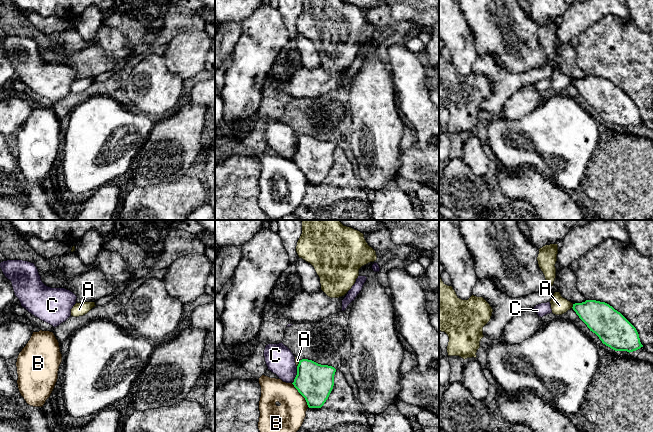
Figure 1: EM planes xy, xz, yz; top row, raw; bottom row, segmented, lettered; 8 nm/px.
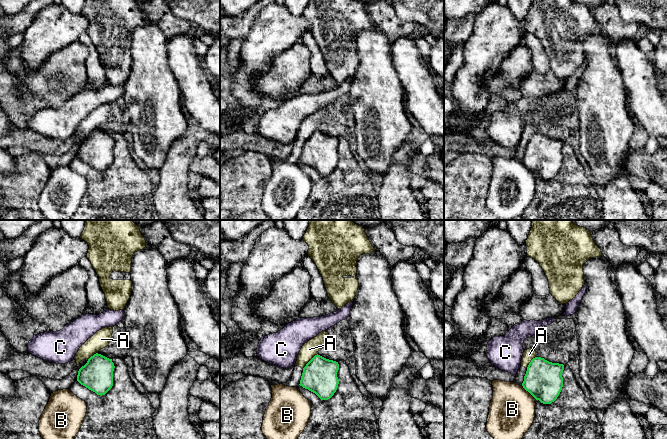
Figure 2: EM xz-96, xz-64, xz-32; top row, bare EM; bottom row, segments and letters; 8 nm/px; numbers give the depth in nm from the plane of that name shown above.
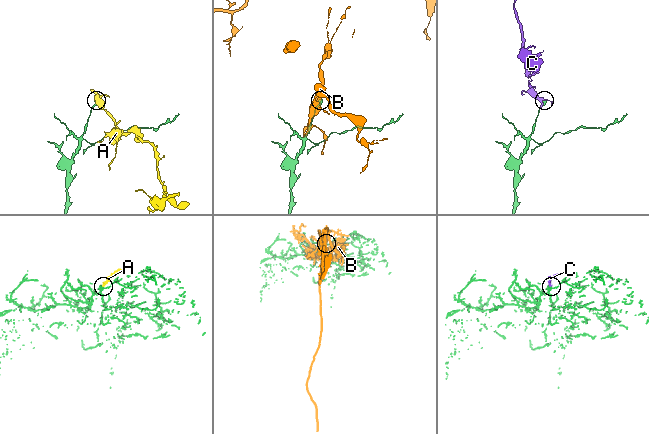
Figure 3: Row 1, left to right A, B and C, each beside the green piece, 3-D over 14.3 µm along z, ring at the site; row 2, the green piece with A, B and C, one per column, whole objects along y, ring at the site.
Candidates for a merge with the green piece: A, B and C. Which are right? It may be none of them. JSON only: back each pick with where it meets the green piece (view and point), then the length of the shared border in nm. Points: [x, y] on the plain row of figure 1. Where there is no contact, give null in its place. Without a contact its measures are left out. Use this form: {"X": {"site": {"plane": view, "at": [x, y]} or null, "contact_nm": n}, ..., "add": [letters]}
{"add": []}

